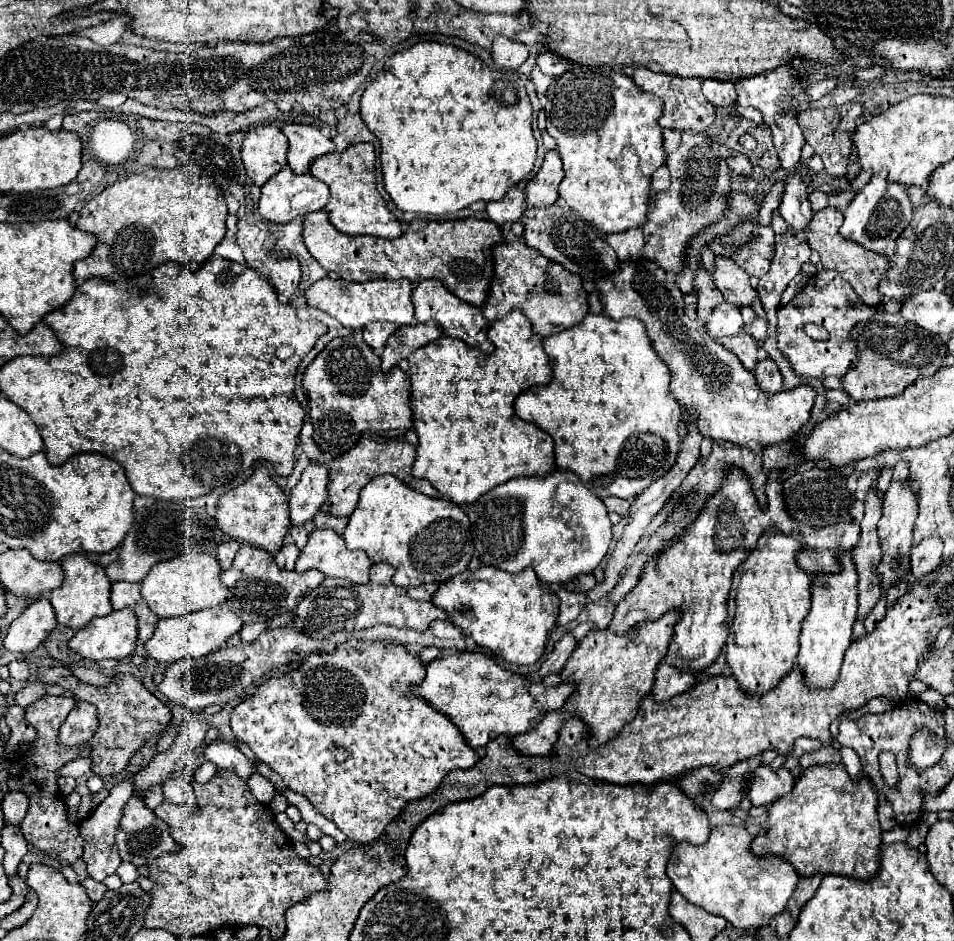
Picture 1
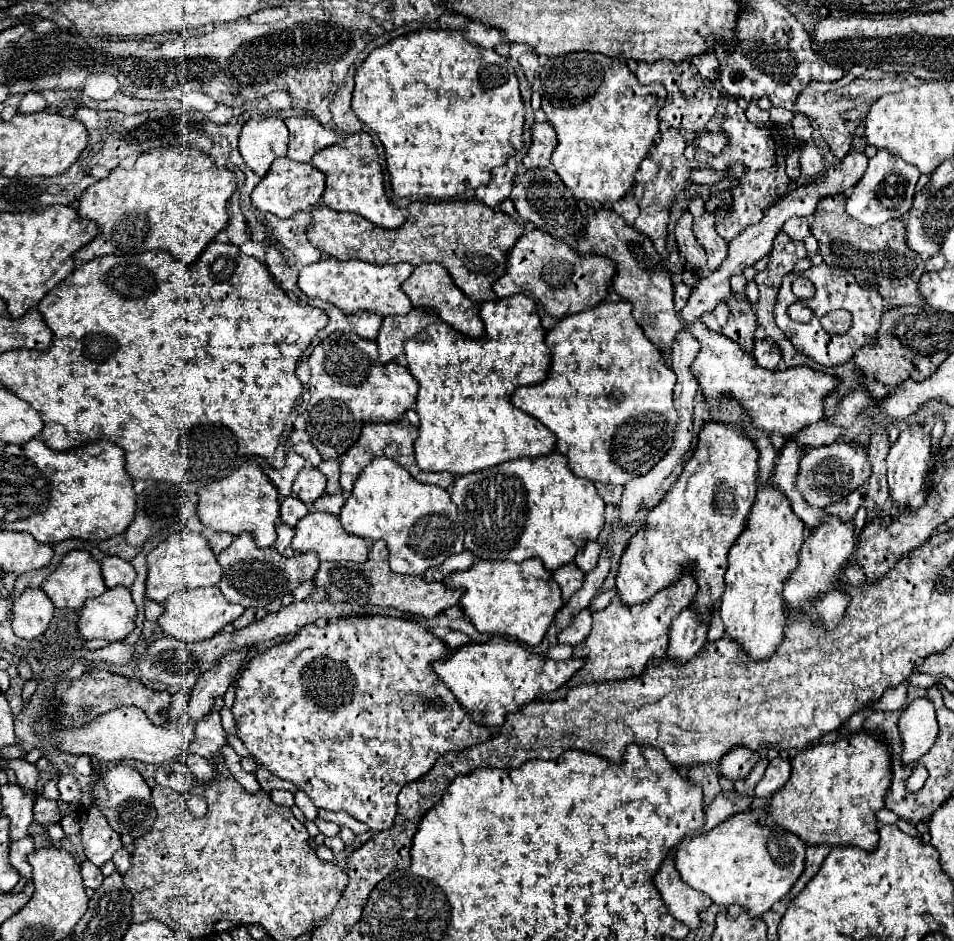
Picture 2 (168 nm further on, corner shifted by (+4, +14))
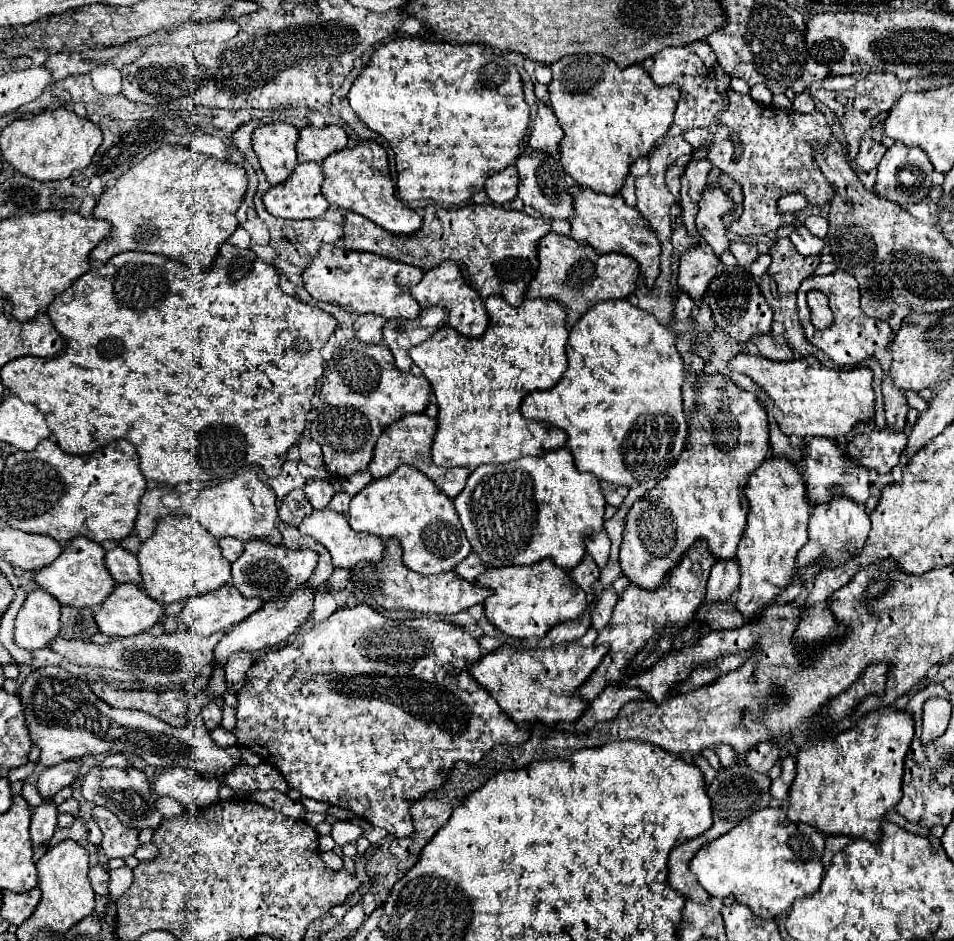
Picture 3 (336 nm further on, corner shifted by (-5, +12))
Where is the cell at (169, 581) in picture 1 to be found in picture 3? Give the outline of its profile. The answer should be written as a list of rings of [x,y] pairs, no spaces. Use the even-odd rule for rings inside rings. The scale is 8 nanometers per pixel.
[[[168,515],[160,519],[154,535],[142,541],[136,557],[140,563],[142,587],[158,603],[172,603],[208,593],[230,581],[230,563],[222,557],[218,541],[190,515]]]

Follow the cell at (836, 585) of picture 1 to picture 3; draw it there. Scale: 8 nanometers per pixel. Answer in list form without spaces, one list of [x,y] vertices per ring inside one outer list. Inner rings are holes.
[[[832,497],[828,503],[820,503],[810,513],[810,525],[808,525],[808,543],[798,551],[798,577],[802,579],[814,579],[822,567],[826,565],[840,565],[846,559],[854,557],[866,541],[866,535],[870,531],[870,517],[866,513],[866,507],[860,503],[854,503],[850,497]],[[814,559],[820,559],[816,565],[812,565]]]

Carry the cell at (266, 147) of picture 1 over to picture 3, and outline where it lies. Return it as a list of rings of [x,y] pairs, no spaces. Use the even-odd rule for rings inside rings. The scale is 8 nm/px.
[[[270,123],[254,131],[252,147],[270,185],[284,183],[298,165],[294,149],[296,141],[298,129],[288,123]]]

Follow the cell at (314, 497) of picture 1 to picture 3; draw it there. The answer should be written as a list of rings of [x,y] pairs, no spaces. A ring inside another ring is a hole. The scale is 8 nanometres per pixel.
[[[322,479],[306,483],[304,491],[306,491],[306,497],[308,497],[308,501],[314,509],[326,509],[330,499],[334,497],[334,487],[328,481],[322,481]]]

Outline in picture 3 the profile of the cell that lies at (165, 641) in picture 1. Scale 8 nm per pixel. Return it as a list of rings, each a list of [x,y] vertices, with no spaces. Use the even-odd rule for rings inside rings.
[[[232,583],[206,593],[194,595],[182,607],[178,619],[200,635],[212,635],[216,631],[230,631],[232,625],[252,615],[262,607],[262,599],[244,597]]]

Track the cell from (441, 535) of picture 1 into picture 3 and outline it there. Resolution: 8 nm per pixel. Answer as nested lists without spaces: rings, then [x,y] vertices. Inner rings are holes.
[[[398,467],[398,471],[388,477],[370,481],[358,495],[352,497],[348,523],[358,533],[372,533],[382,539],[400,539],[404,565],[422,575],[452,571],[472,551],[452,499],[414,467]]]

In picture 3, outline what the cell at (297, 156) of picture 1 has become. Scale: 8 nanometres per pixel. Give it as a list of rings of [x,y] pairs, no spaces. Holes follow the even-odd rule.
[[[326,125],[322,129],[304,127],[300,131],[300,139],[296,143],[298,161],[316,161],[322,163],[328,155],[344,149],[348,143],[348,135],[340,125]]]

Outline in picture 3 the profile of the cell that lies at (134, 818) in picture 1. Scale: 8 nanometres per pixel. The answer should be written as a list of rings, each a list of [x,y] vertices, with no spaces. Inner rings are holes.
[[[92,767],[84,777],[82,777],[82,795],[86,801],[94,805],[108,807],[122,823],[134,827],[134,829],[156,829],[162,821],[162,815],[156,811],[156,795],[152,793],[146,775],[138,769],[118,769],[118,767]]]

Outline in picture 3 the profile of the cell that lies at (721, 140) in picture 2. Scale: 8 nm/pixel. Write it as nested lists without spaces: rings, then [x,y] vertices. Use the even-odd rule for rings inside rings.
[[[692,129],[692,131],[682,133],[682,137],[684,137],[684,139],[686,139],[694,149],[700,149],[700,147],[706,143],[708,131],[706,131],[706,129]]]

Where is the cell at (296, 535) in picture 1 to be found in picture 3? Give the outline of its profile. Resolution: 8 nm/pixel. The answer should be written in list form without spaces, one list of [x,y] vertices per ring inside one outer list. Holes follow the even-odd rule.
[[[294,489],[294,491],[290,491],[290,493],[286,495],[286,499],[282,501],[282,505],[280,505],[280,509],[278,509],[278,515],[280,515],[280,519],[282,519],[284,523],[290,523],[290,525],[296,527],[296,525],[300,525],[300,521],[302,521],[304,517],[308,517],[312,511],[314,511],[314,509],[312,509],[312,505],[308,503],[304,491],[302,491],[302,489]]]

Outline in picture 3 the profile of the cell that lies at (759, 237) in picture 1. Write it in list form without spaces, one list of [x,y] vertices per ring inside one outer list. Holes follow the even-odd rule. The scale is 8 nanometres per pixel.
[[[726,87],[728,107],[720,117],[720,125],[708,145],[708,159],[714,167],[730,175],[742,185],[744,205],[738,221],[730,225],[730,231],[738,237],[772,235],[780,227],[796,221],[798,213],[778,213],[778,199],[790,193],[802,193],[814,207],[822,207],[832,201],[834,189],[816,167],[812,157],[810,139],[818,139],[822,145],[830,139],[830,127],[820,109],[812,113],[796,113],[774,105],[760,105],[750,95],[740,95]]]

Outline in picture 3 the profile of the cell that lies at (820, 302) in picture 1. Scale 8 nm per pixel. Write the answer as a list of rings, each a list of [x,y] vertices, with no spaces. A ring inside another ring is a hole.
[[[836,271],[832,275],[812,275],[810,279],[804,279],[802,287],[798,289],[798,317],[800,317],[800,323],[806,331],[806,339],[820,347],[838,367],[856,367],[860,365],[860,361],[872,357],[878,349],[884,349],[888,347],[890,343],[890,327],[886,321],[880,321],[880,319],[872,319],[872,317],[866,317],[860,309],[860,291],[858,291],[858,283],[852,275],[844,273],[844,271]],[[812,289],[818,289],[822,293],[828,295],[828,301],[830,301],[830,309],[834,313],[834,321],[828,329],[816,329],[812,323],[810,323],[810,309],[806,305],[806,293],[812,291]]]

